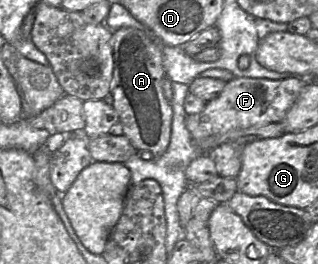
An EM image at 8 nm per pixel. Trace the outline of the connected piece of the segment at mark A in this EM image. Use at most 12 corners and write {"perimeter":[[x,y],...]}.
{"perimeter":[[136,28],[112,36],[113,108],[137,150],[161,157],[173,110],[162,52]]}

